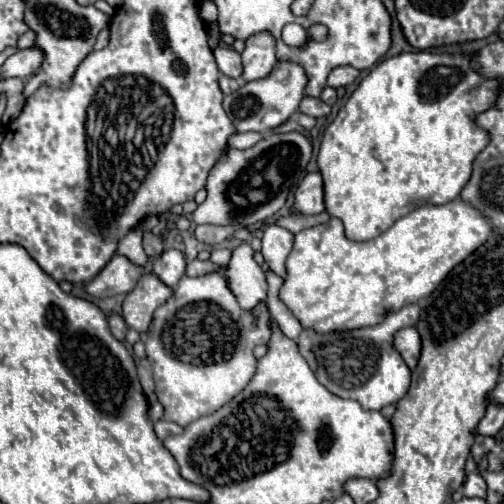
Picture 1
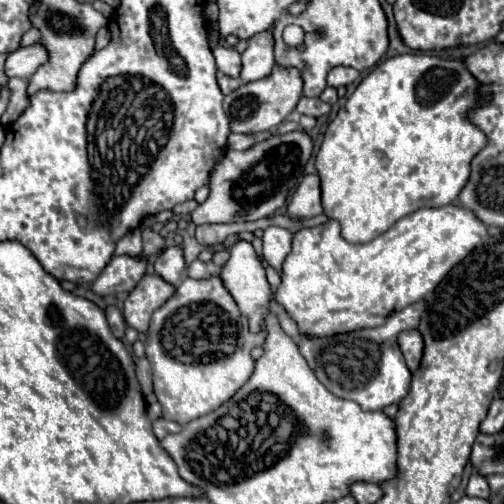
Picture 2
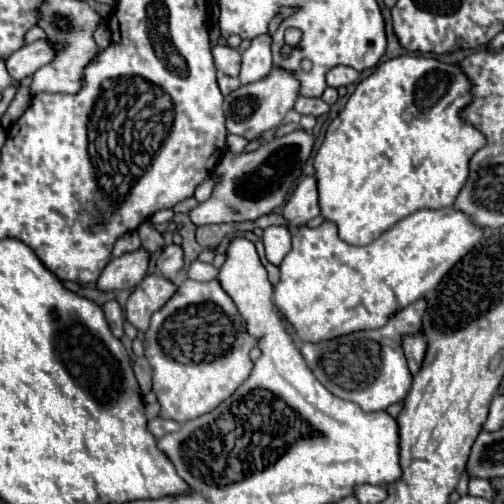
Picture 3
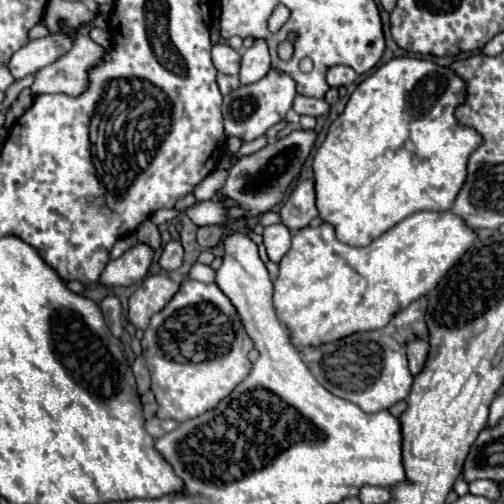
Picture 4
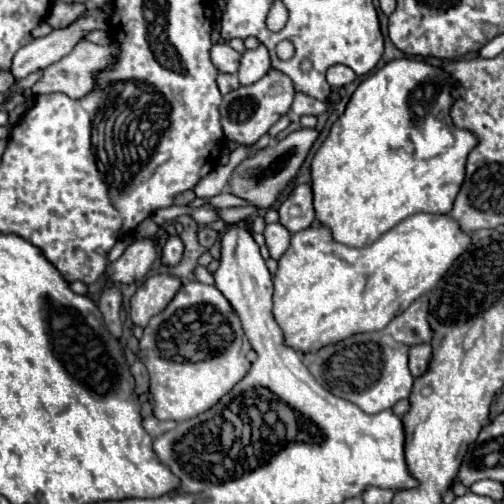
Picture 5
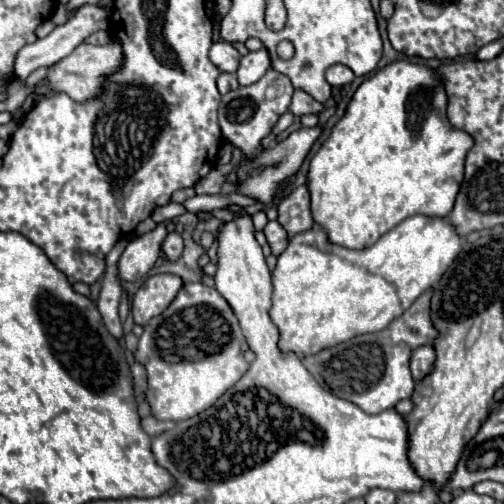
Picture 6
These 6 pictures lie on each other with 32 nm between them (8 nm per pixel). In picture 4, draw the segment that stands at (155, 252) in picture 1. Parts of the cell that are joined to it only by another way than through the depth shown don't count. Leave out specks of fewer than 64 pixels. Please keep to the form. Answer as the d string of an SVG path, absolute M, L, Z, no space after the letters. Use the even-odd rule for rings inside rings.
M150 220L142 222L136 232L138 232L138 240L148 244L152 250L158 250L162 246L162 238L160 238L160 232L158 232L154 222L150 222Z

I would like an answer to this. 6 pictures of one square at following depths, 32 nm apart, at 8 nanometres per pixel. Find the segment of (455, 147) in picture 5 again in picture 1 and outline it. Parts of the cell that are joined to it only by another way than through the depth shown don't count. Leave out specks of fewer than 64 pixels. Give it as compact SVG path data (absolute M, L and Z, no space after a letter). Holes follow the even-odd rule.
M428 50L402 52L398 56L386 58L376 68L370 70L370 74L358 84L358 88L352 92L352 96L348 98L344 108L338 112L334 122L326 128L324 138L322 138L322 146L320 146L320 154L318 154L318 170L324 178L326 212L344 222L348 238L352 238L352 240L372 240L378 234L382 234L384 230L388 230L400 216L406 216L408 212L412 212L412 208L418 208L418 206L424 206L424 204L446 204L448 200L456 200L460 196L462 188L470 180L474 158L490 142L490 134L476 124L476 116L494 108L496 100L500 96L500 82L496 78L480 76L480 72L470 64L470 60L472 60L472 54L466 54L466 52L436 54L436 52L428 52Z

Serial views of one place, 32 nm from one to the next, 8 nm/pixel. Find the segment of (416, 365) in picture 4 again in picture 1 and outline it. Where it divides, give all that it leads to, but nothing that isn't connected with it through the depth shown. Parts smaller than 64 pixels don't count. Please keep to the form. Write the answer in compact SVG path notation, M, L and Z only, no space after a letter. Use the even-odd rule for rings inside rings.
M414 326L400 328L394 334L394 348L400 352L400 356L404 358L404 362L408 364L410 370L416 368L416 360L420 356L420 336Z

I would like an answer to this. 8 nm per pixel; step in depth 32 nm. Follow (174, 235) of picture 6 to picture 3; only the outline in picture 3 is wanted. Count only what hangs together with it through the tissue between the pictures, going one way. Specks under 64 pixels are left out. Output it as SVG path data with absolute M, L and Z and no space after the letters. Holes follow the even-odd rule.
M170 244L162 250L160 258L156 260L156 268L162 272L164 278L176 282L180 278L180 270L184 268L184 256L182 256L182 248L178 244Z

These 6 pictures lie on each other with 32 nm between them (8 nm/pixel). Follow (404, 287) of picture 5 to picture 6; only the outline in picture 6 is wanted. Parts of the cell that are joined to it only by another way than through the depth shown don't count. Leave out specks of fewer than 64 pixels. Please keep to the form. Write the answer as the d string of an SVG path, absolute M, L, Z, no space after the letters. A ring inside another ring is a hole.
M410 216L400 222L396 228L380 236L374 246L364 250L350 250L328 240L328 234L322 228L310 228L300 232L290 240L288 248L278 256L276 270L272 272L272 308L270 316L274 324L280 328L280 348L284 352L296 352L300 358L330 348L332 344L340 344L350 340L352 336L364 332L384 330L400 312L410 308L410 304L424 294L440 276L448 270L452 260L460 254L464 238L456 232L448 218L438 216Z

